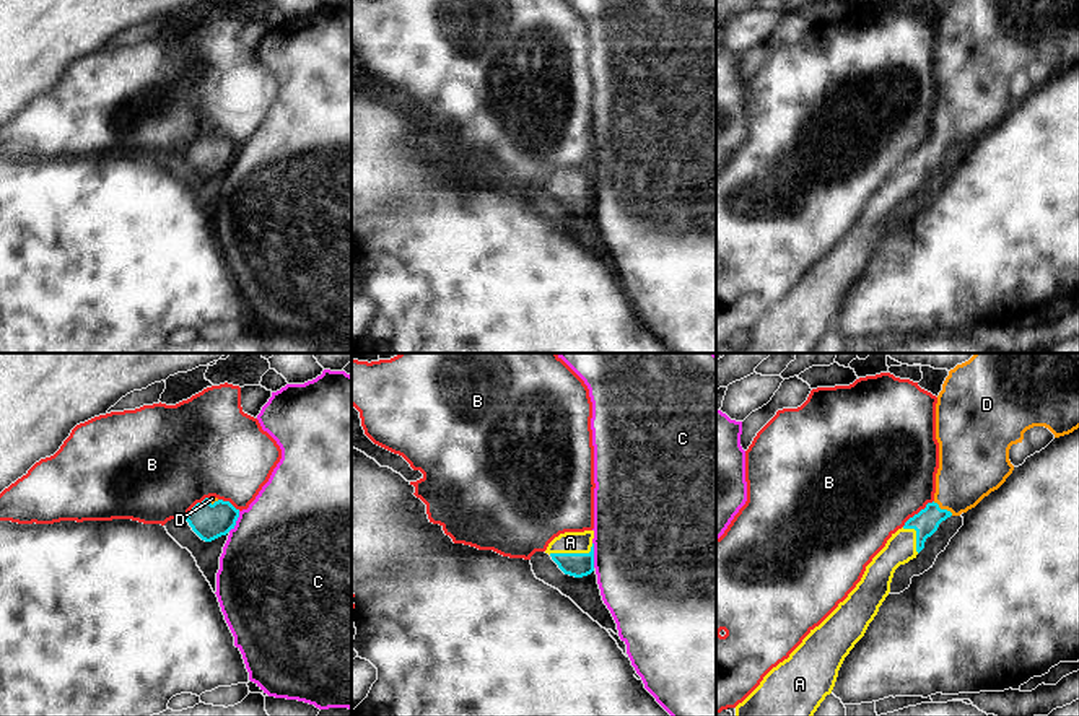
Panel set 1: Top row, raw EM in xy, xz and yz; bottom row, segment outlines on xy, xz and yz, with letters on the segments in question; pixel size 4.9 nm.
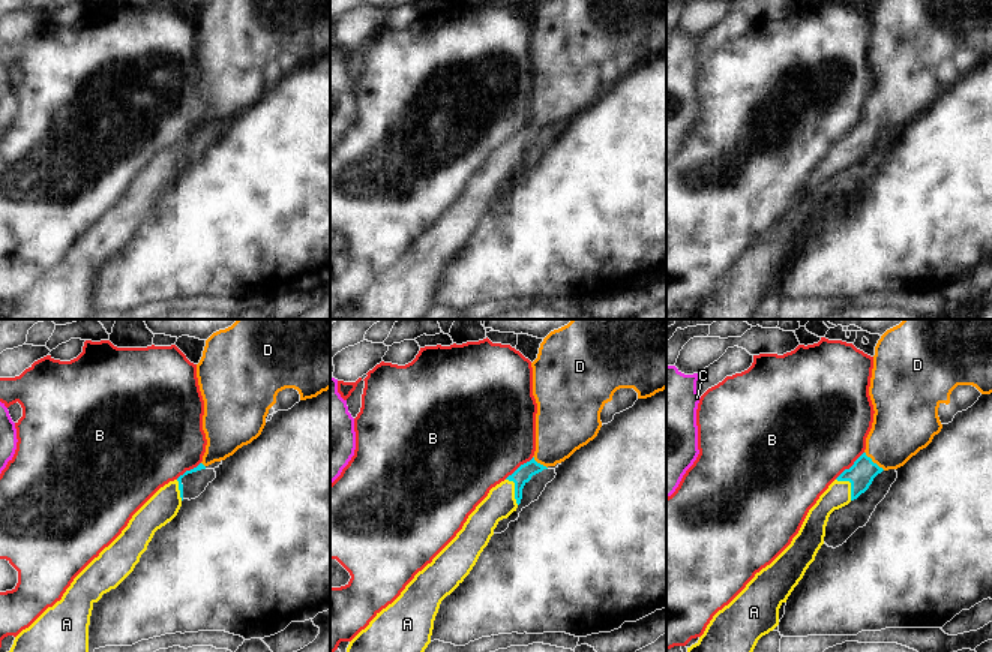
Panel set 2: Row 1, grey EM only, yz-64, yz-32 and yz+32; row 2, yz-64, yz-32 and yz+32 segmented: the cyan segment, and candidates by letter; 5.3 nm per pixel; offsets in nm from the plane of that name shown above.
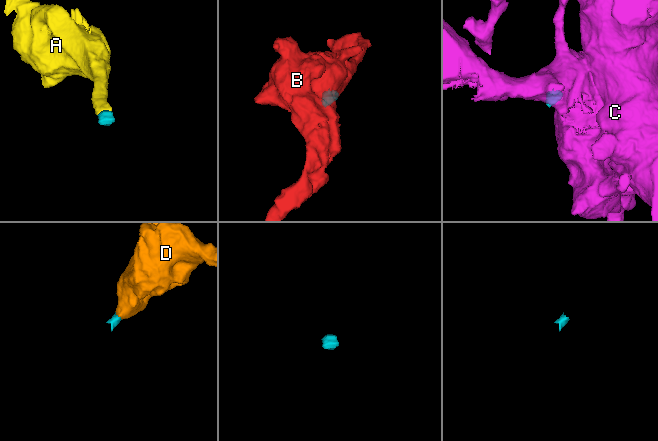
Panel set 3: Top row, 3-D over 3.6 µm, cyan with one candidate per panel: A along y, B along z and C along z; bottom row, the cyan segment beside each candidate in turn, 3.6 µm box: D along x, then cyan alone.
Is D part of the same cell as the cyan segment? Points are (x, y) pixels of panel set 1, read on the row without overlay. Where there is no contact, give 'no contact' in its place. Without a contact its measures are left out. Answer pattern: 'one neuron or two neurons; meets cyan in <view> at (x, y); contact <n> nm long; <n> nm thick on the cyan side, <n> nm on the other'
one neuron; meets cyan in yz at (943, 145); contact 120 nm long; 120 nm thick on the cyan side, 320 nm on the other

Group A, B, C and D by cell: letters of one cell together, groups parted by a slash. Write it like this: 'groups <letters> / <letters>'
groups A D / B / C

